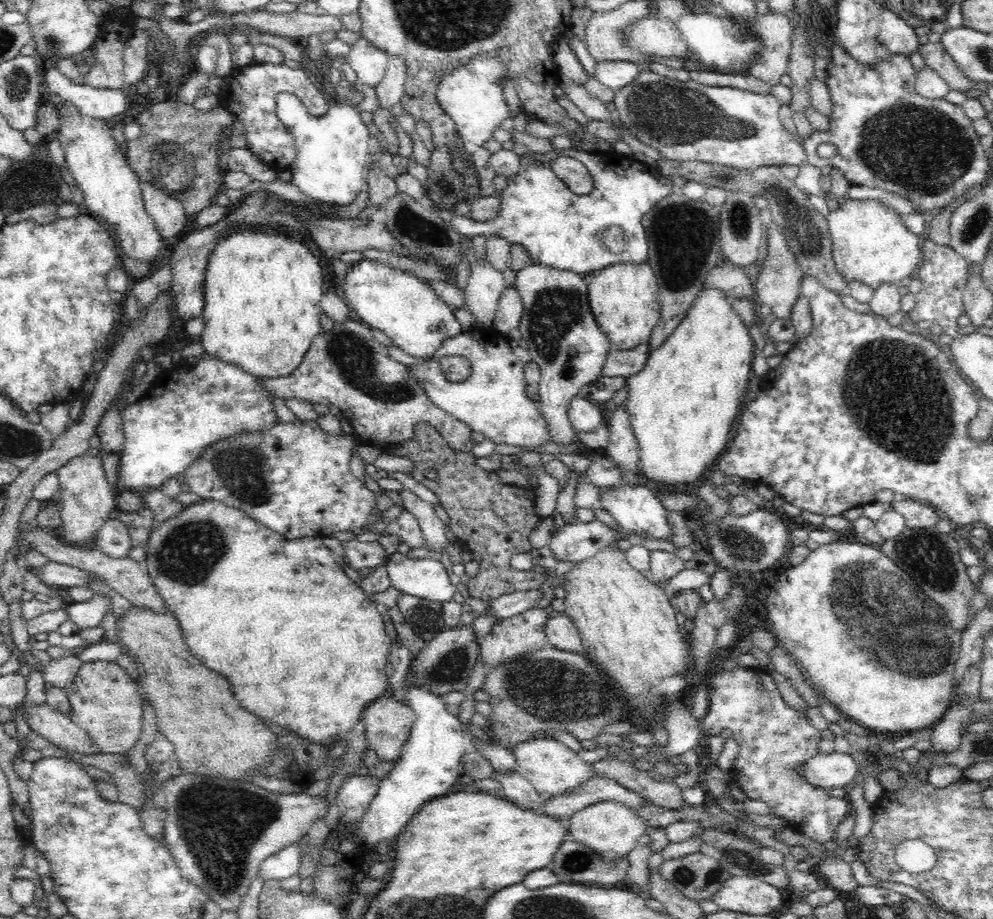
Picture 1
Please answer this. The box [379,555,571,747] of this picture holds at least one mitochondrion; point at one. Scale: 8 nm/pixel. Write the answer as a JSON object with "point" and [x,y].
{"point":[454,664]}

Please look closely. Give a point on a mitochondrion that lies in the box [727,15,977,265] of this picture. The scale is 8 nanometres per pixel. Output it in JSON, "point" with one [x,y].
{"point":[878,41]}

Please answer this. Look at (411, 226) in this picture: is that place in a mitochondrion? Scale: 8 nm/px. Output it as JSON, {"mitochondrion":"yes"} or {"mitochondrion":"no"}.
{"mitochondrion":"yes"}

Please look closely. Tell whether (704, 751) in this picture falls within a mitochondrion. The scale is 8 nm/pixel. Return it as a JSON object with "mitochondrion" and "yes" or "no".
{"mitochondrion":"no"}

